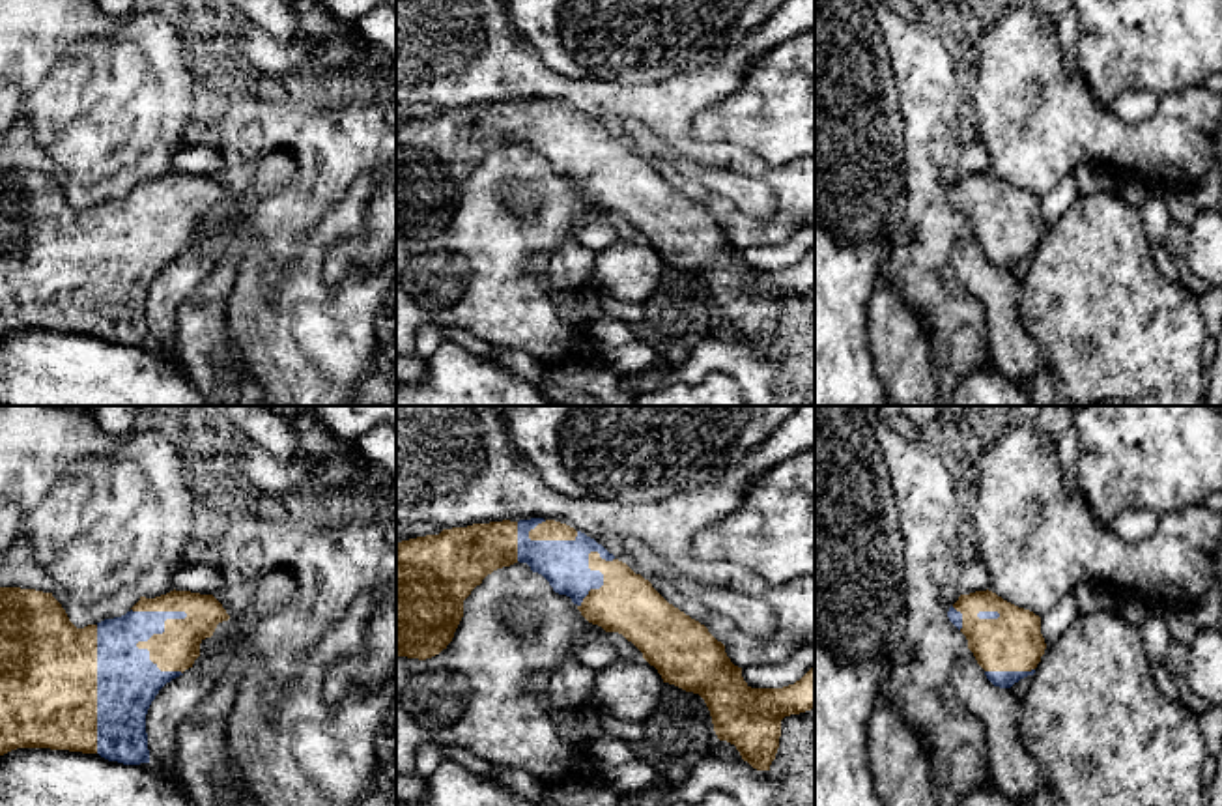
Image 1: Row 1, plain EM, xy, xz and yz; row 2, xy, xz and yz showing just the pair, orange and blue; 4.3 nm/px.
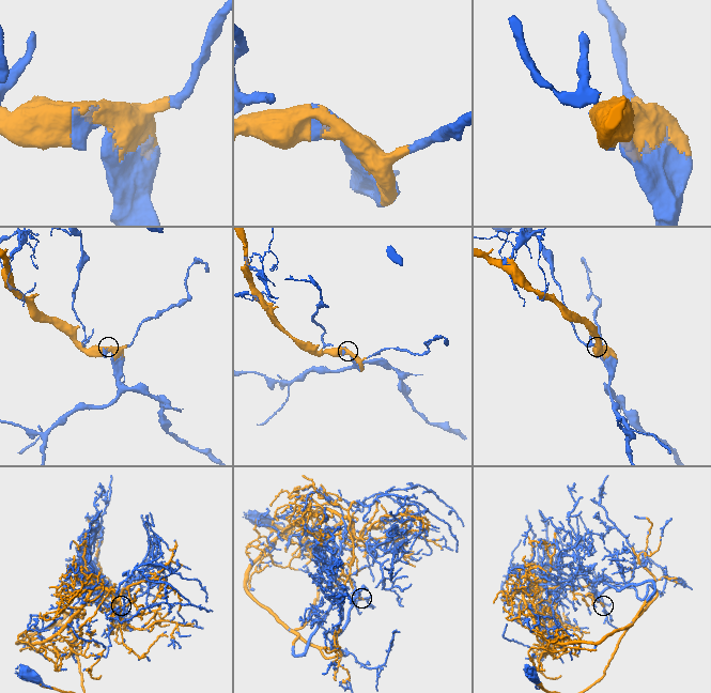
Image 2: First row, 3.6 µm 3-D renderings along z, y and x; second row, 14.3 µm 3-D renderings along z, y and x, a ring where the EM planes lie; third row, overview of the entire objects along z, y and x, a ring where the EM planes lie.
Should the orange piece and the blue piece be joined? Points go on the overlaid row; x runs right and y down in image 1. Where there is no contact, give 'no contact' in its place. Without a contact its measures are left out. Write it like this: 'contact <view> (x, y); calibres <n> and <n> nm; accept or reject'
contact xy (165, 627); calibres 190 and 220 nm; accept

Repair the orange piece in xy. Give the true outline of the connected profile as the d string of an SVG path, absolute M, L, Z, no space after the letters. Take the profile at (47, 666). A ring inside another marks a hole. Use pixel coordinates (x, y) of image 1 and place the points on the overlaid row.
M0 587L0 756L17 748L50 748L99 754L108 761L118 761L123 765L149 763L146 714L151 701L166 683L192 668L194 660L200 656L200 643L213 636L219 623L228 619L230 615L213 595L174 589L155 598L140 597L140 600L121 617L105 619L97 625L77 628L52 593L21 587Z

